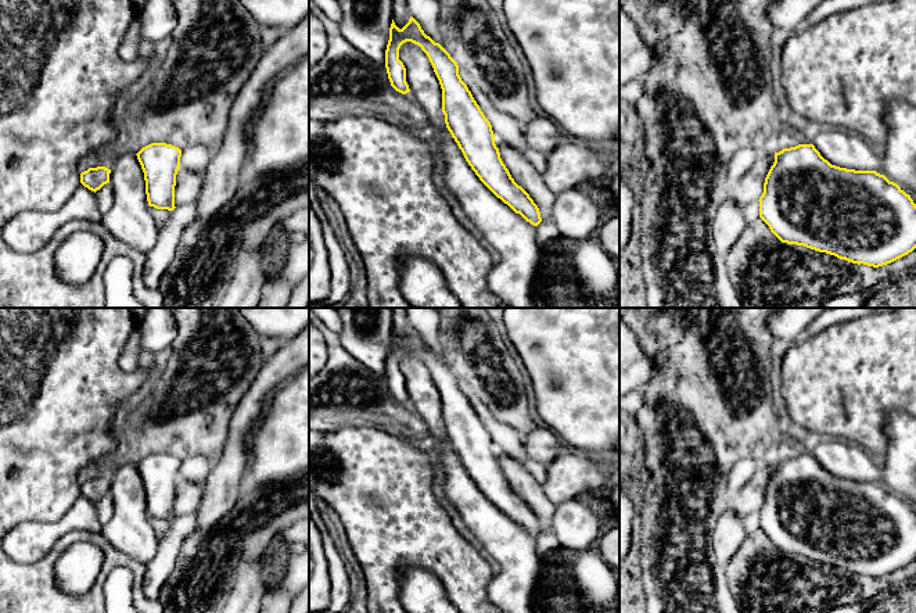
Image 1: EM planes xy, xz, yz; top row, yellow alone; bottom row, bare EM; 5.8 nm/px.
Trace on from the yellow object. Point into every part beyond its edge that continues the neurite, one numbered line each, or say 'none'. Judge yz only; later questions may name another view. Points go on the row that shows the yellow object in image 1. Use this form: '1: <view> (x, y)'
none

